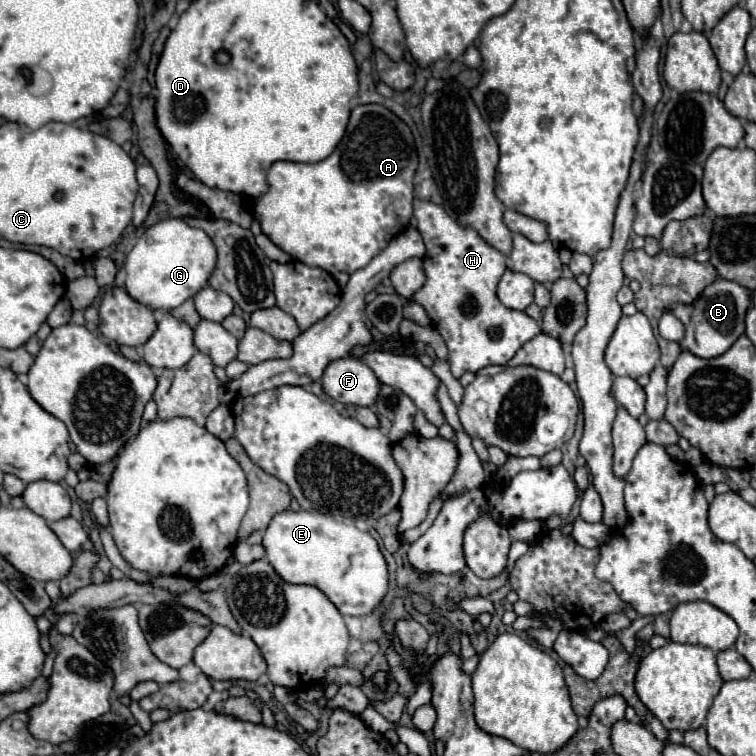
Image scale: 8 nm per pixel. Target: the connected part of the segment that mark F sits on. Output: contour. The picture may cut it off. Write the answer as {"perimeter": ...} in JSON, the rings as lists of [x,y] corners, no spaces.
{"perimeter":[[[353,356],[331,362],[325,368],[321,384],[333,400],[353,406],[373,406],[381,390],[381,382],[373,370]]]}

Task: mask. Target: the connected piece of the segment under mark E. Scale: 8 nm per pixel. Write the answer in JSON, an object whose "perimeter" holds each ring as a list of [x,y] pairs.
{"perimeter":[[[281,512],[273,518],[269,528],[263,534],[263,546],[267,550],[267,558],[277,570],[277,574],[289,582],[289,584],[311,584],[319,588],[343,616],[365,616],[371,614],[381,600],[387,594],[389,588],[389,572],[387,572],[387,562],[379,550],[377,540],[369,532],[361,532],[355,526],[337,522],[325,514],[317,512]]]}

